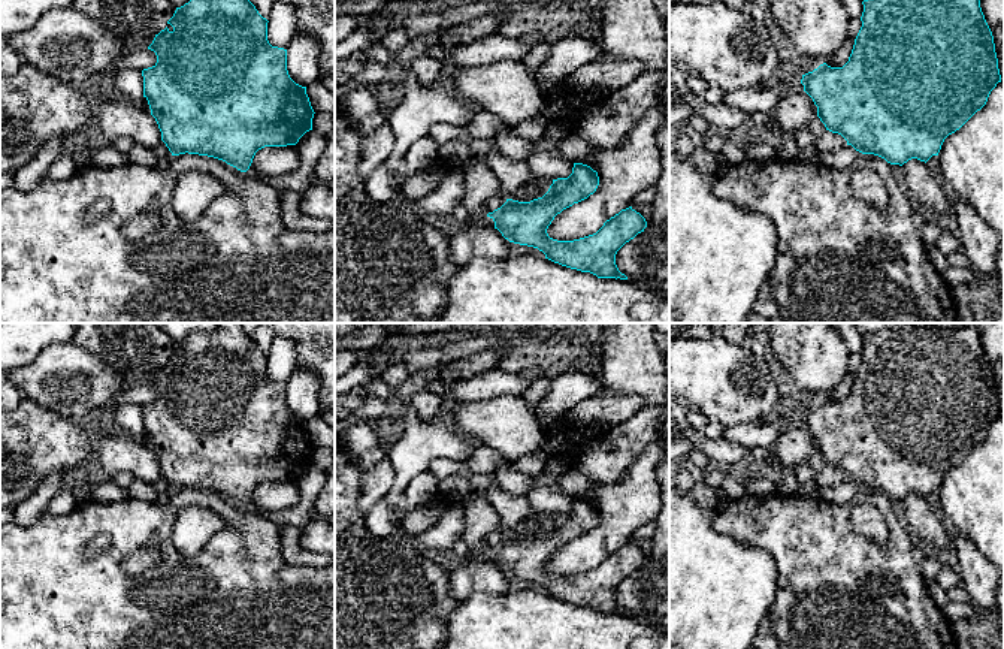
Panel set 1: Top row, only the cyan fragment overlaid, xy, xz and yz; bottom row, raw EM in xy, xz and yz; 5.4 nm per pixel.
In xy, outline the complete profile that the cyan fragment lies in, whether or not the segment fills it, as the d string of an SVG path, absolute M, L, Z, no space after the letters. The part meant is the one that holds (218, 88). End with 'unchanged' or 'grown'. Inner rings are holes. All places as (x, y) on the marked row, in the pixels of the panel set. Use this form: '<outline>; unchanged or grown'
M190 0L167 21L173 30L166 27L155 34L148 49L155 52L157 63L142 70L143 97L172 156L208 156L247 172L258 150L296 145L312 130L315 112L306 87L290 78L287 49L269 43L267 22L250 0Z; unchanged

